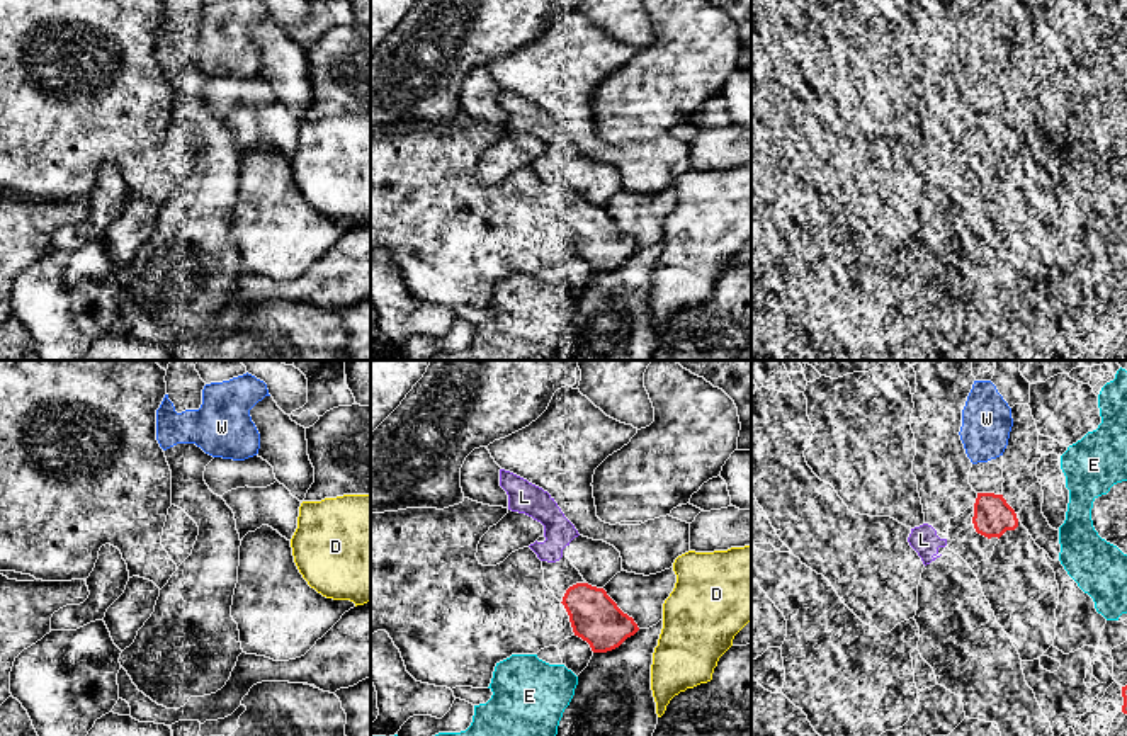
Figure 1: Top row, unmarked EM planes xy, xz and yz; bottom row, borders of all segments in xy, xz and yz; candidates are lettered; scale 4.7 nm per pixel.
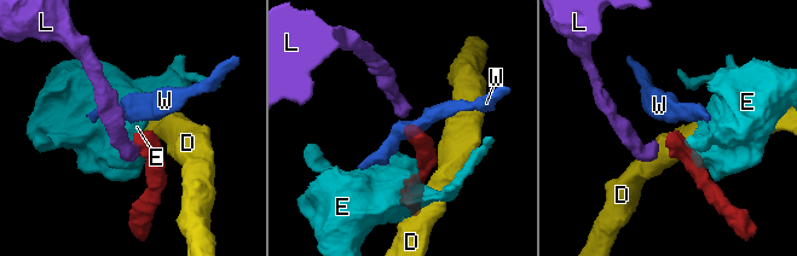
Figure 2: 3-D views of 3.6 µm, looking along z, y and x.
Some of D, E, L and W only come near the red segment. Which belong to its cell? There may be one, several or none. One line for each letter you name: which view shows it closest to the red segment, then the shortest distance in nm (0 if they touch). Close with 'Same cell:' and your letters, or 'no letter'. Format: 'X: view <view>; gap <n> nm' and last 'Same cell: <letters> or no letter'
L: view xz; gap 140 nm
Same cell: L

